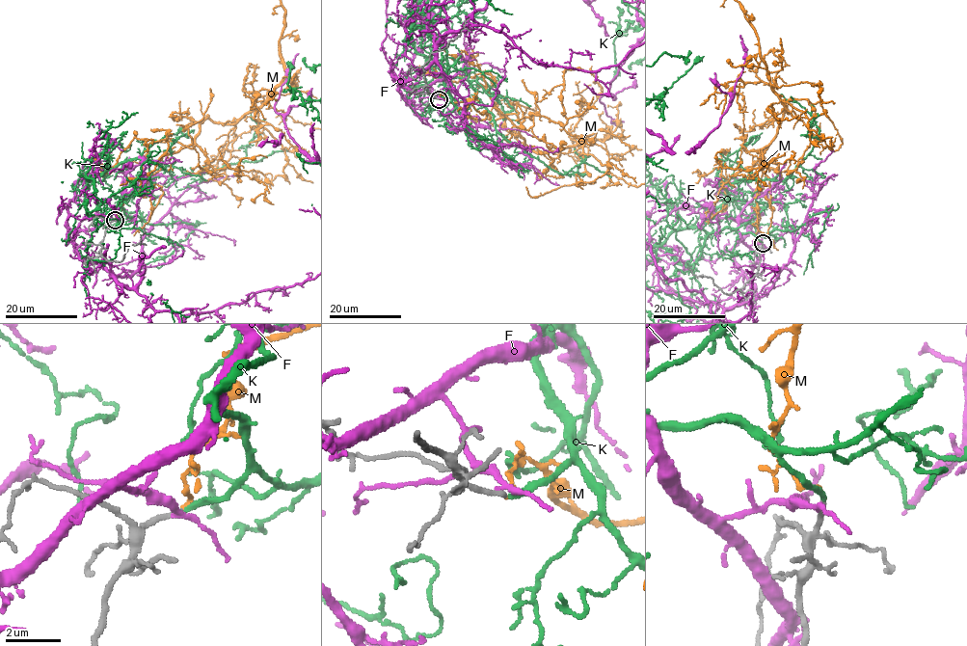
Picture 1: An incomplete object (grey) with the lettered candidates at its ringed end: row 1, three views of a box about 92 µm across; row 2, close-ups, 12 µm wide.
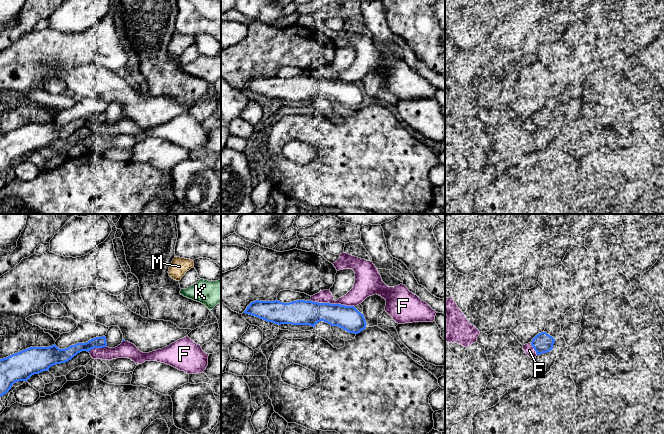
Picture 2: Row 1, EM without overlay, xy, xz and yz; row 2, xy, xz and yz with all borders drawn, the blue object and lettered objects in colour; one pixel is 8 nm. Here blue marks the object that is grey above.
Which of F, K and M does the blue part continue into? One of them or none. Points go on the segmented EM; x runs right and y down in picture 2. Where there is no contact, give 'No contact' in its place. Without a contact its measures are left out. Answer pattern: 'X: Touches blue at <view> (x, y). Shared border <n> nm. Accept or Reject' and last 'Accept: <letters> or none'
F: Touches blue at xz (332, 304). Shared border 360 nm. Reject
K: No contact. Accept
M: No contact. Reject
Accept: K

